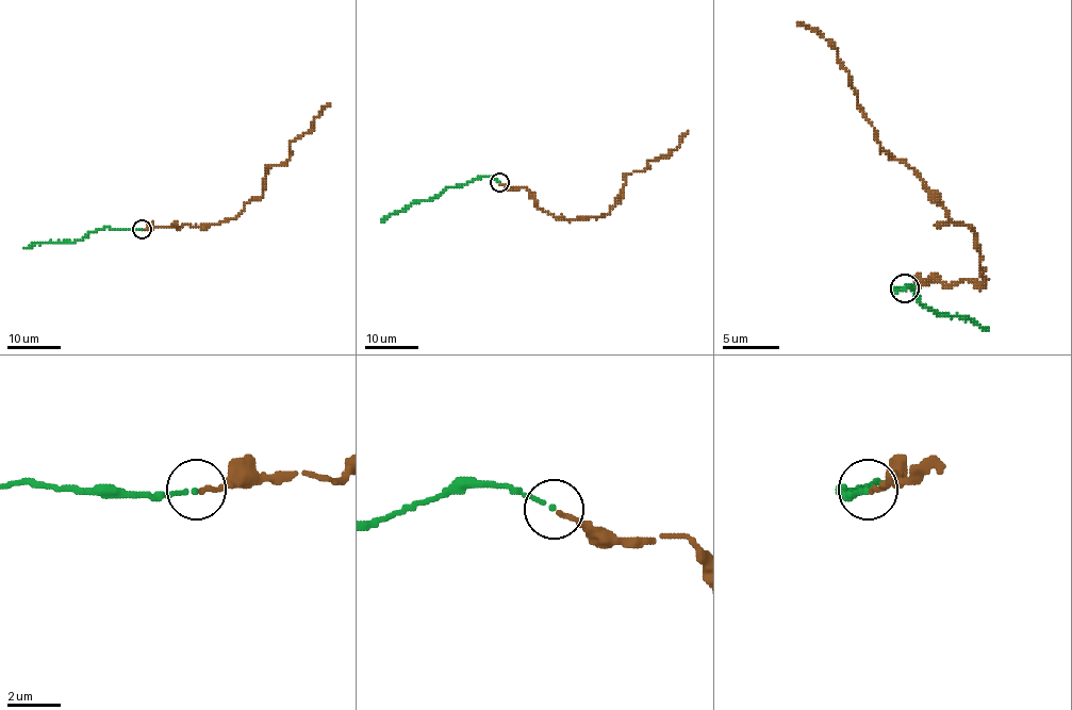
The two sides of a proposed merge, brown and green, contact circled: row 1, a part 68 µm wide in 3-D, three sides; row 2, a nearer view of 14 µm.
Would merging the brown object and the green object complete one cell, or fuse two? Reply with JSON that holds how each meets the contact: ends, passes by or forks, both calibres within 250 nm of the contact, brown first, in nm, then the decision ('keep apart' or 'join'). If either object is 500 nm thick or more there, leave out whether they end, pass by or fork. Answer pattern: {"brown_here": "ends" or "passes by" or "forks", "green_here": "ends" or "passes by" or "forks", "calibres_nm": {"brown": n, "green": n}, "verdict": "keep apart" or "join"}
{"brown_here": "ends", "green_here": "ends", "calibres_nm": {"brown": 190, "green": 180}, "verdict": "join"}

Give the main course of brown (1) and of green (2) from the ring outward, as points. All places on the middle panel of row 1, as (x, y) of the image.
1: (500, 182), (526, 187), (538, 207), (557, 217), (603, 216), (621, 201), (626, 175), (670, 155), (688, 131)
2: (498, 182), (490, 177), (479, 177), (449, 186), (431, 198), (414, 201), (382, 221)

